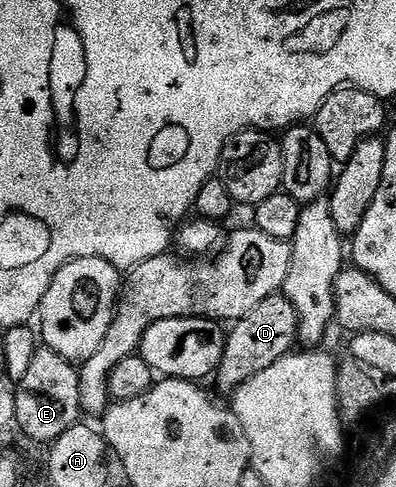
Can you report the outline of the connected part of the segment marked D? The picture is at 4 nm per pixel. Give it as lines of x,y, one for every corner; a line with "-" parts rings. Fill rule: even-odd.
281,294
265,298
263,302
254,306
249,314
230,325
225,342
225,354
214,374
214,383
219,383
221,391
227,394
234,393
246,380
261,374
261,370
273,366
273,362
277,362
283,356
291,355
298,338
299,323
291,303

